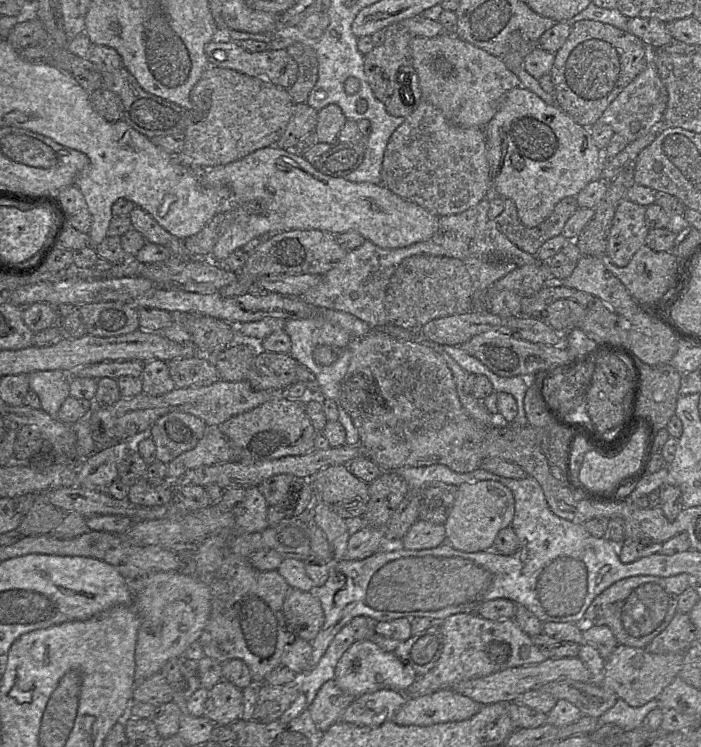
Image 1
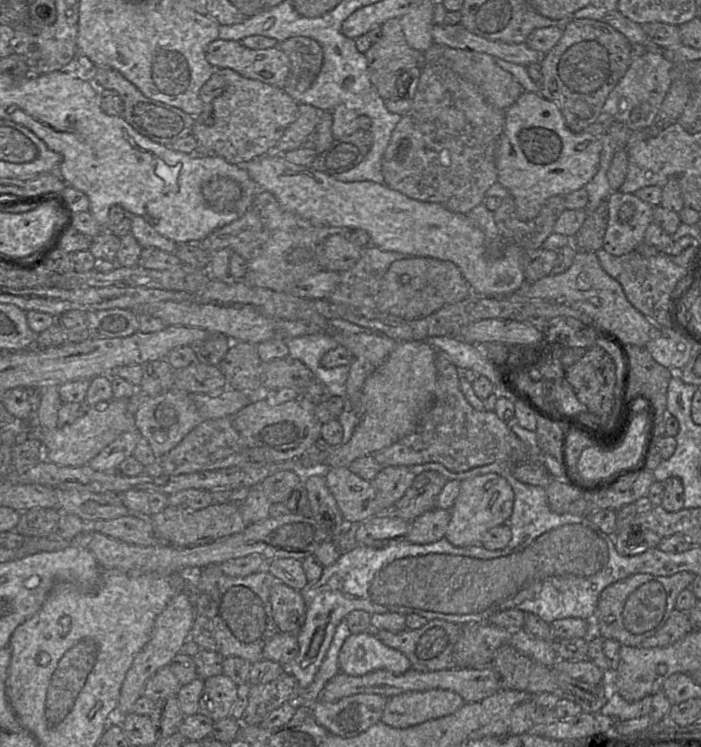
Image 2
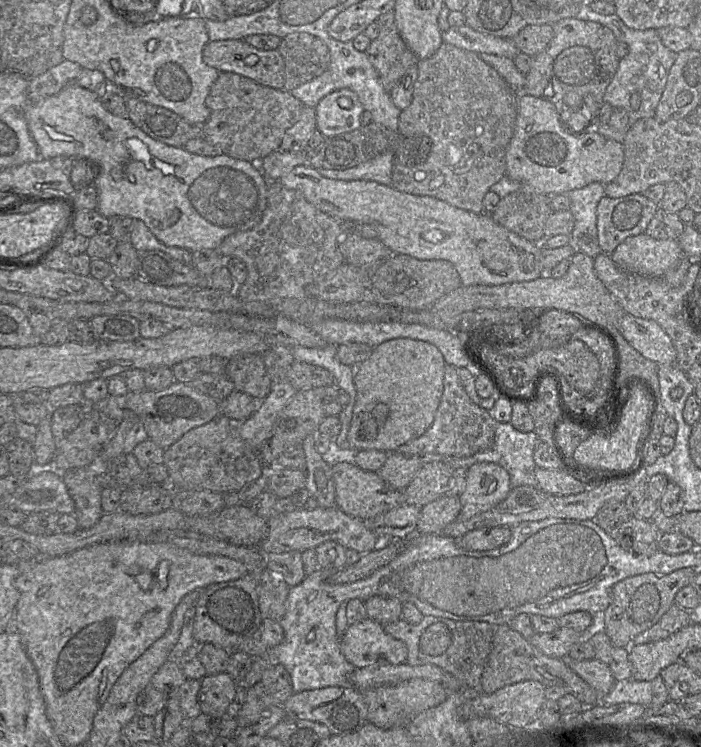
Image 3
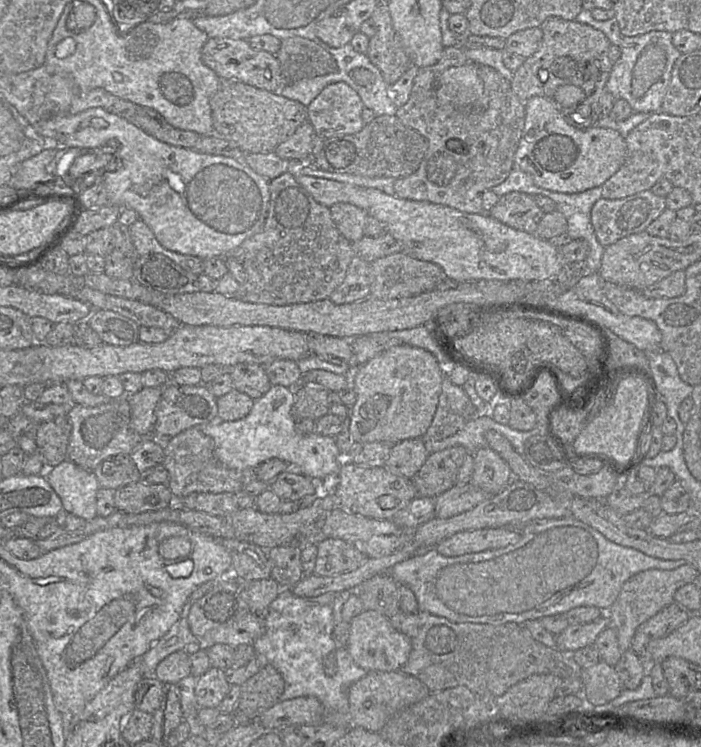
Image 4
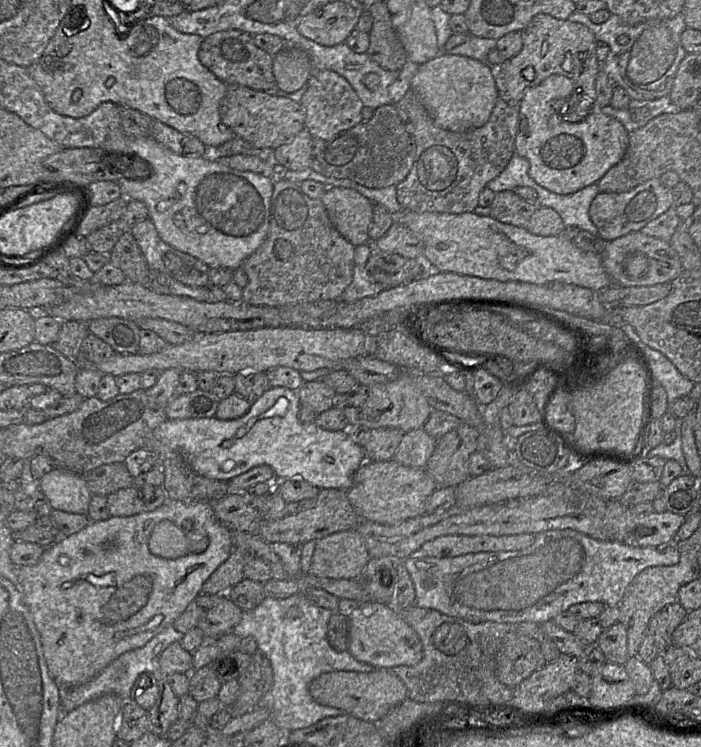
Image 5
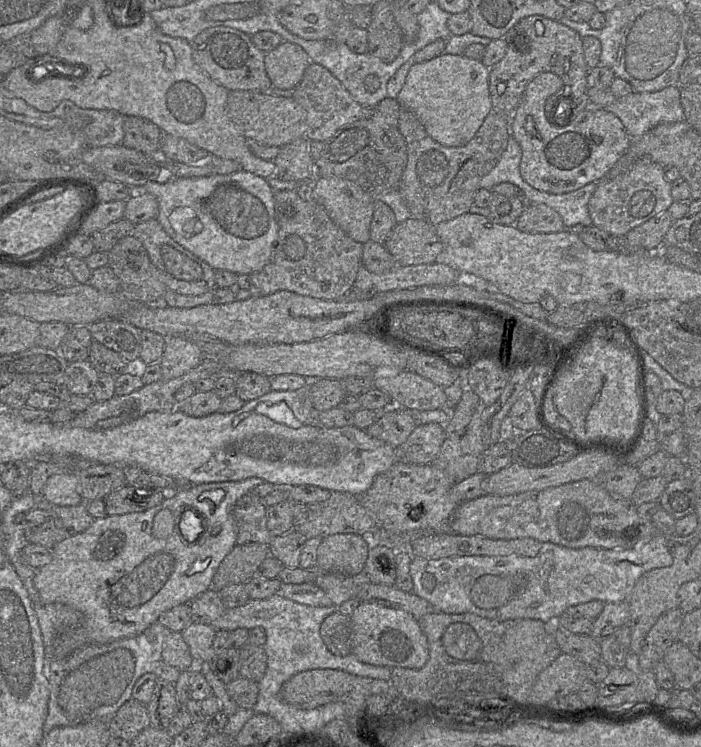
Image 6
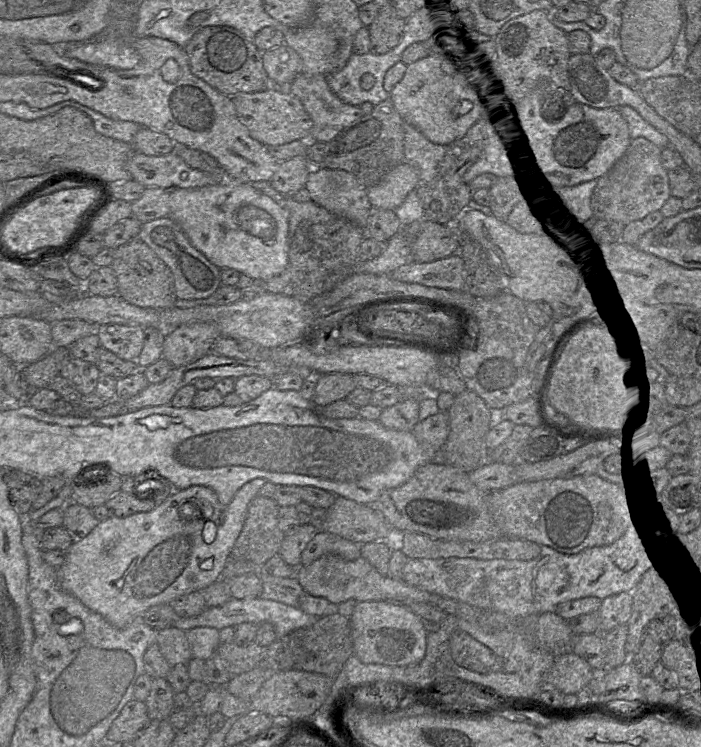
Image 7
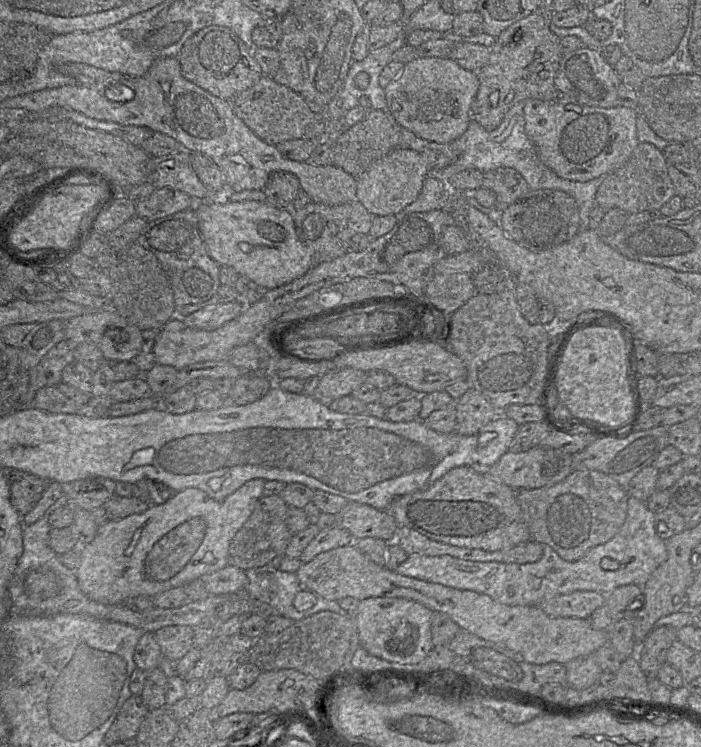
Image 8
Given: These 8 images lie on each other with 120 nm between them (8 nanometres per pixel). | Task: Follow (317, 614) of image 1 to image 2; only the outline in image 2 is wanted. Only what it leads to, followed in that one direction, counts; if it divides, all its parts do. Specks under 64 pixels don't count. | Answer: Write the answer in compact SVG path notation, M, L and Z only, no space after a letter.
M276 581L270 589L270 601L280 632L297 635L306 620L306 604L301 592Z

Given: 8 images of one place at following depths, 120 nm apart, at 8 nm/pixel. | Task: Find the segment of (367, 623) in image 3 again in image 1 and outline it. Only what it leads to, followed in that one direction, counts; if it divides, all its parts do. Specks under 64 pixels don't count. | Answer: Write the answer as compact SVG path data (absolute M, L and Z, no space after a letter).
M367 639L355 641L343 653L335 668L334 680L346 693L359 697L384 688L407 691L416 678L417 675L412 667L405 665L394 654L382 650L373 641Z

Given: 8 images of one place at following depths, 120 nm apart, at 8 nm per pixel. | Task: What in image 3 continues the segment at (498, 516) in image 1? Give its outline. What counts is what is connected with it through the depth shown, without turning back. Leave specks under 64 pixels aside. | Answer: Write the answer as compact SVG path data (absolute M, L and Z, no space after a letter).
M483 462L467 470L466 483L459 495L459 520L469 520L502 502L511 490L509 473L500 465Z

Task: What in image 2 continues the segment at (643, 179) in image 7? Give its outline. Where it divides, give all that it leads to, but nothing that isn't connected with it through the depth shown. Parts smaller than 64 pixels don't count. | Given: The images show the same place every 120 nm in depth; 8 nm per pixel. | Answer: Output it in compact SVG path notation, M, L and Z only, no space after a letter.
M620 191L611 192L607 198L607 204L608 224L602 249L613 256L622 256L635 251L644 242L645 231L653 222L654 207L634 194Z

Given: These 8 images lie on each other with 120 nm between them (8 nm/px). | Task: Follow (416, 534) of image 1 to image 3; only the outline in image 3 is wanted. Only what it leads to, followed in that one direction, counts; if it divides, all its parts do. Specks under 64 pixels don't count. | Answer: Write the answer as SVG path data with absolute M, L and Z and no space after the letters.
M444 495L421 508L416 532L419 534L442 534L461 511L459 496Z

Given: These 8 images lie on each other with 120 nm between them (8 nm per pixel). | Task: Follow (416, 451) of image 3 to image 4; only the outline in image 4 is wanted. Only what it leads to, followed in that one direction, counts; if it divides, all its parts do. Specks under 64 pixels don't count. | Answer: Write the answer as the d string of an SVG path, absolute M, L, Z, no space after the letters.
M447 374L441 384L441 394L432 423L422 440L442 440L460 431L469 421L478 418L479 411L463 387L453 384Z

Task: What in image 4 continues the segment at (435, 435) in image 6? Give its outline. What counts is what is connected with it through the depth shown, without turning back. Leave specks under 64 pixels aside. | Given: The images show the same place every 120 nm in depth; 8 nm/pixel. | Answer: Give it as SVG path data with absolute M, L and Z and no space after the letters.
M422 438L406 439L392 446L384 467L393 474L413 479L429 455Z

